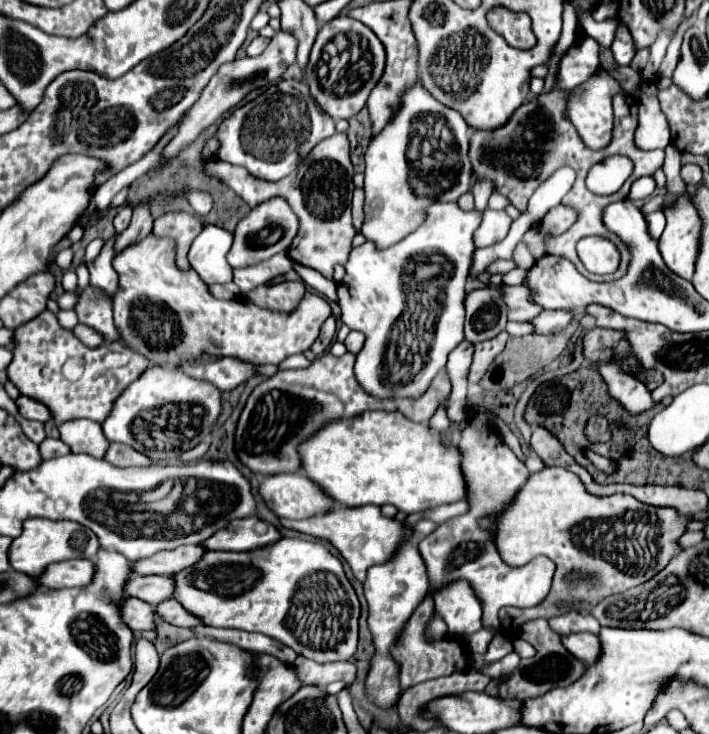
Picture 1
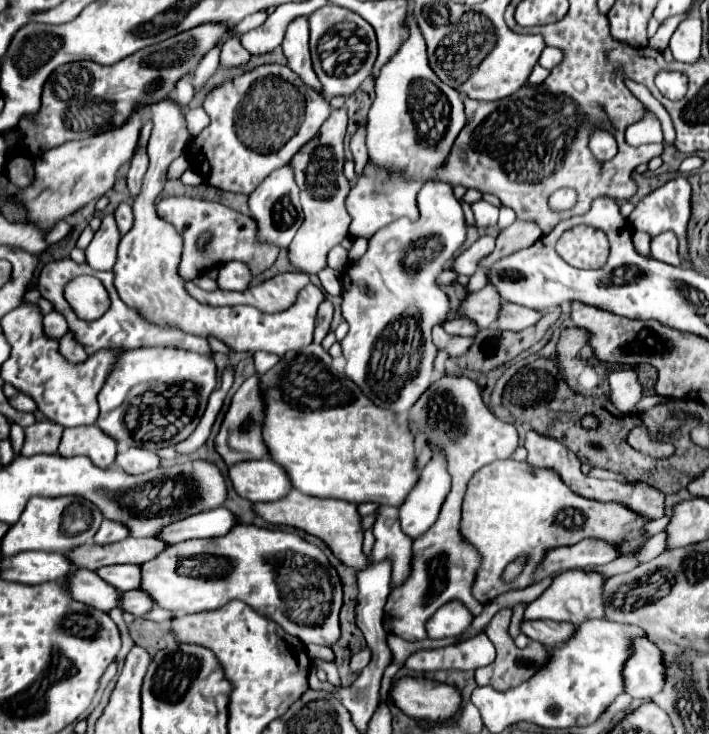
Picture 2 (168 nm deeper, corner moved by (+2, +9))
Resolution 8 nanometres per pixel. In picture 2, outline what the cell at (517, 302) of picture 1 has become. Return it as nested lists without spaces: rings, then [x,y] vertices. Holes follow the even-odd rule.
[[[487,284],[477,294],[471,294],[461,302],[457,316],[469,320],[479,328],[489,328],[495,322],[495,314],[499,312],[499,306],[501,306],[499,294],[495,294],[495,288]]]

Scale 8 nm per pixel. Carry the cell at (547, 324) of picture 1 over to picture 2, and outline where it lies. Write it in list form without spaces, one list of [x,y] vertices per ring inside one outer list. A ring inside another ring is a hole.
[[[503,302],[497,316],[497,328],[501,330],[523,330],[535,324],[541,318],[541,312],[527,310],[525,306],[515,306],[511,302]]]

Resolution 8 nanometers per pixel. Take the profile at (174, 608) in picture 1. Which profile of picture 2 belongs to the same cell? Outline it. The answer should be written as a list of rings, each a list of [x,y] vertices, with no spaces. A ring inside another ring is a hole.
[[[127,590],[127,592],[121,592],[119,596],[119,608],[123,612],[133,614],[135,618],[145,616],[151,606],[153,606],[151,598],[147,598],[147,594],[143,594],[141,590]]]

